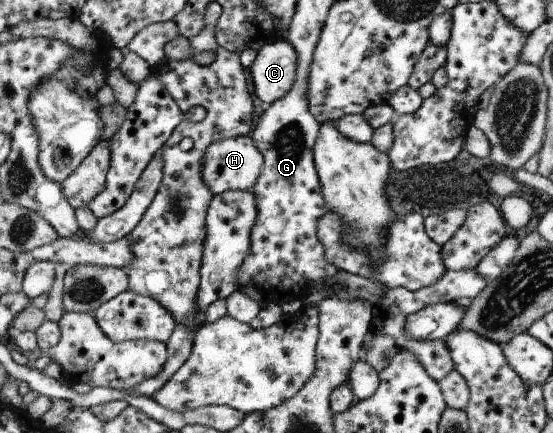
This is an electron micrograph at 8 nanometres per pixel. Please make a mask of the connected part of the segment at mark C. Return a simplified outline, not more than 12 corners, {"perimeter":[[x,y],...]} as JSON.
{"perimeter":[[264,44],[250,66],[254,93],[272,105],[296,82],[299,53]]}

